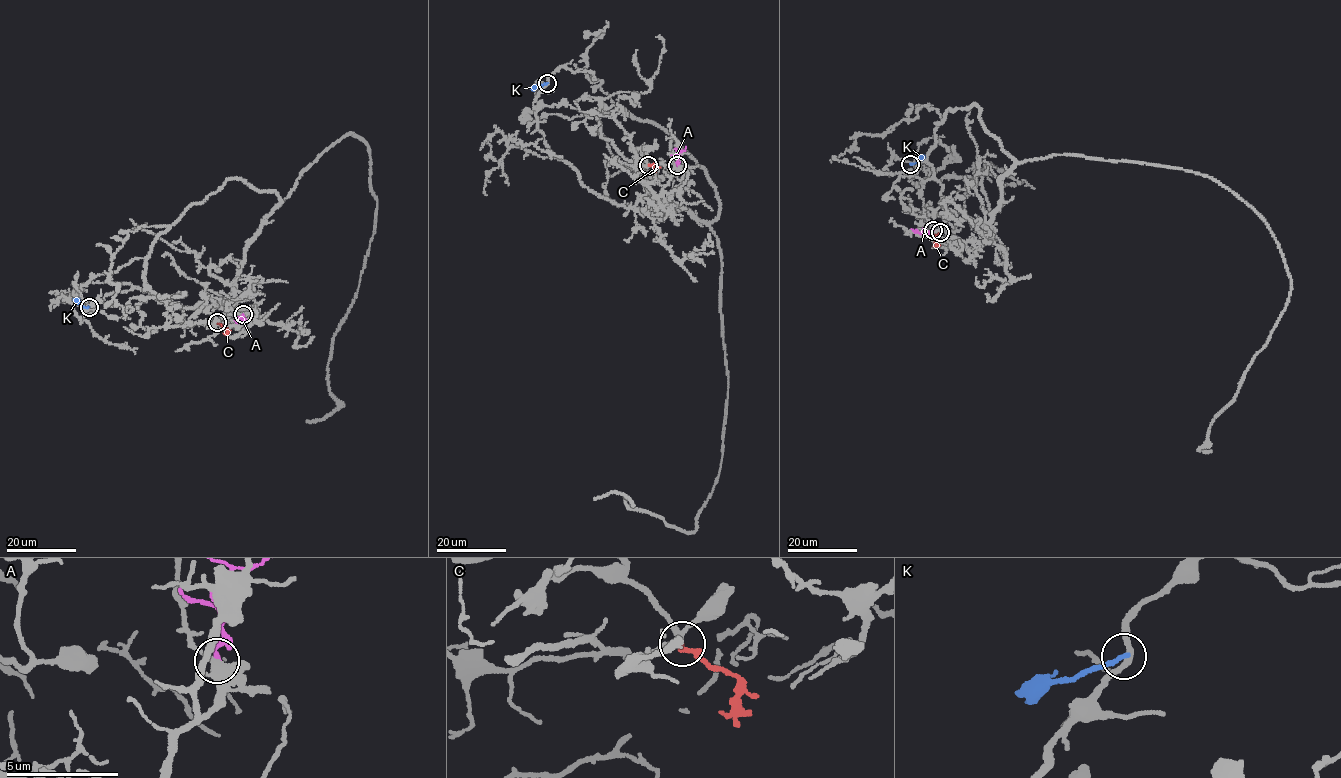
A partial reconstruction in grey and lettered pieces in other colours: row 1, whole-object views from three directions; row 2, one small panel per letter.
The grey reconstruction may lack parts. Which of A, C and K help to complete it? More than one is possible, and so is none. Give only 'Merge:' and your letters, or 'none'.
Merge: C

